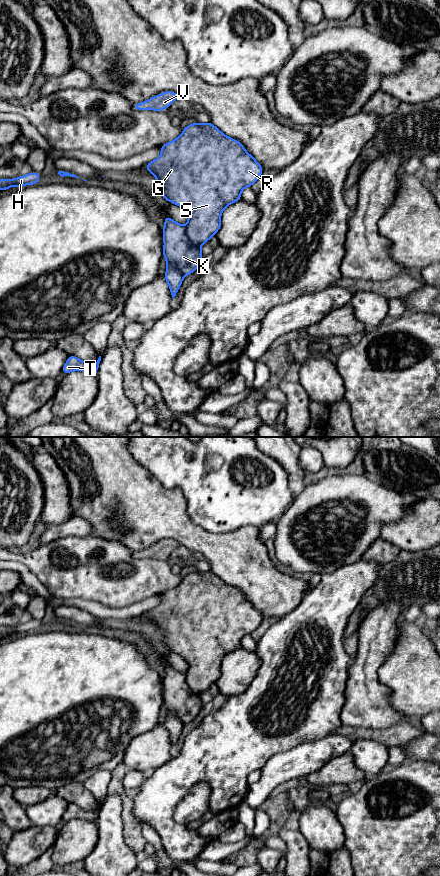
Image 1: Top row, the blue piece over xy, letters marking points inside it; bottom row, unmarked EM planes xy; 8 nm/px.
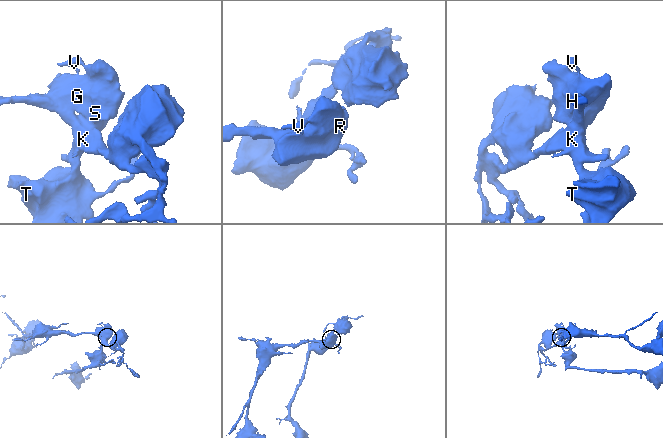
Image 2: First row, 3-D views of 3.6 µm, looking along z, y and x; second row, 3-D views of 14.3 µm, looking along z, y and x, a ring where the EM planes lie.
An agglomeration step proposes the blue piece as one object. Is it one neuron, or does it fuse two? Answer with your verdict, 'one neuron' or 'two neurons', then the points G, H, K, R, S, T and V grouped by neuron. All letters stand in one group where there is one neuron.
two neurons; G R S T V / H K

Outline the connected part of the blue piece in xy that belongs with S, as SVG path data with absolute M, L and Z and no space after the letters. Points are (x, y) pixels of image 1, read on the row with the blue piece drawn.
M212 122L189 124L179 137L159 148L161 155L144 168L155 176L159 194L164 196L167 202L178 205L186 212L189 218L185 225L188 238L193 245L201 248L219 231L224 209L241 200L242 190L251 187L260 178L264 168L245 150L240 141L226 136Z

